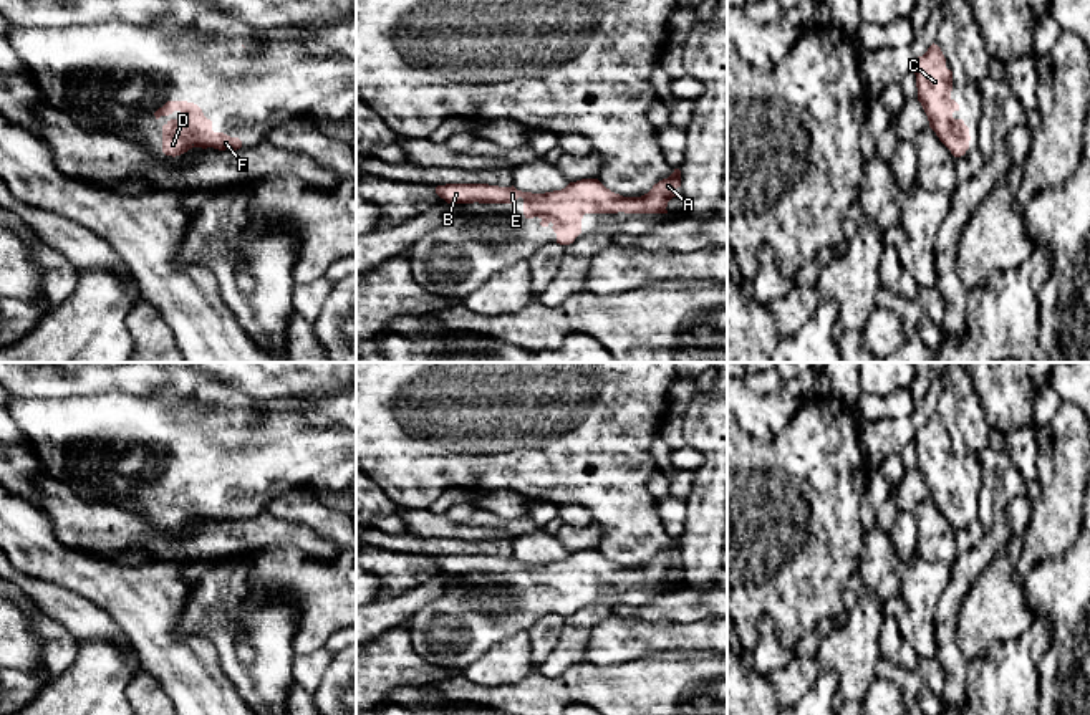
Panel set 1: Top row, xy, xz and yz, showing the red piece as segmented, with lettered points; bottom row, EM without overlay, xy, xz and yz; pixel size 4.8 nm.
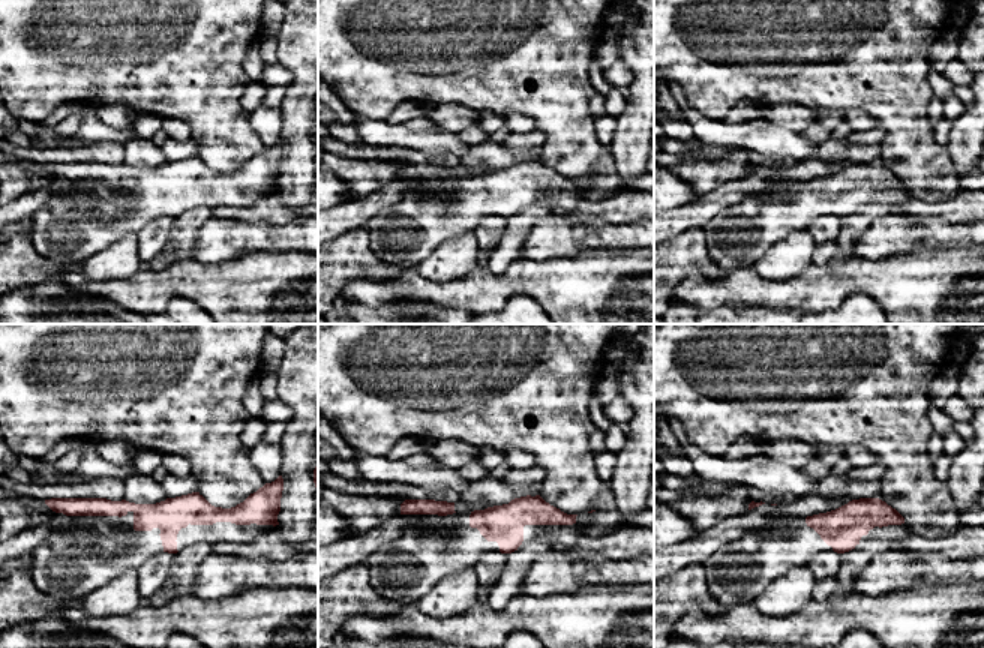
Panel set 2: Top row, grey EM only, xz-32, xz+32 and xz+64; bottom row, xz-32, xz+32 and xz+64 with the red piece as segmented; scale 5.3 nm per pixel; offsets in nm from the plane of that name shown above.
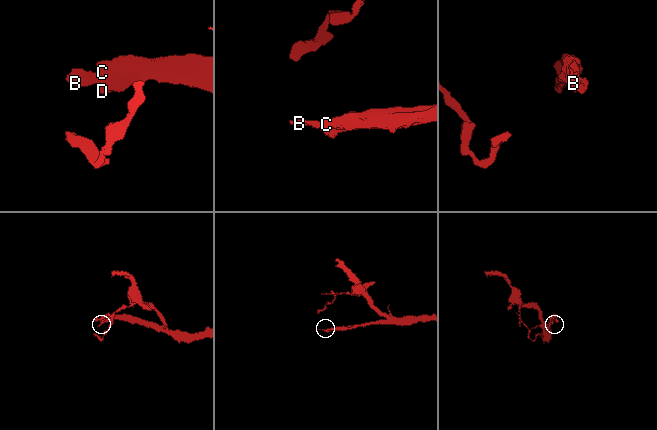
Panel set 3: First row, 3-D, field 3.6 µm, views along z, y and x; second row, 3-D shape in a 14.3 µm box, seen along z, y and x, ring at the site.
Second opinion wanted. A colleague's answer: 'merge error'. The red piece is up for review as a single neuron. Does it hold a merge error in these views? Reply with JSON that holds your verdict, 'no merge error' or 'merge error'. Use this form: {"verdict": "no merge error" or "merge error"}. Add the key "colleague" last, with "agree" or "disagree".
{"verdict": "no merge error", "colleague": "disagree"}

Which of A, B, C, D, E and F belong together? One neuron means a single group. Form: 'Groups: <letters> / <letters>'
Groups: A B C D E F

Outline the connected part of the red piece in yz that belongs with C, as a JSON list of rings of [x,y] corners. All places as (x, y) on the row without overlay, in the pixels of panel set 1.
[[[931,415],[914,434],[918,472],[921,473],[929,498],[954,528],[961,528],[969,520],[969,498],[962,490],[954,490],[953,483],[959,475],[951,468],[953,442],[946,439],[946,429],[938,415]]]

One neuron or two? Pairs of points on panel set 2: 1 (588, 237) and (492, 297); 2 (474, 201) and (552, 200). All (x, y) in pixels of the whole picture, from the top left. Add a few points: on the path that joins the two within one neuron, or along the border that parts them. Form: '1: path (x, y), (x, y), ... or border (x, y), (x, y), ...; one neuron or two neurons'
1: border (591, 248), (566, 257), (524, 258); two neurons
2: path (494, 195), (533, 195); one neuron

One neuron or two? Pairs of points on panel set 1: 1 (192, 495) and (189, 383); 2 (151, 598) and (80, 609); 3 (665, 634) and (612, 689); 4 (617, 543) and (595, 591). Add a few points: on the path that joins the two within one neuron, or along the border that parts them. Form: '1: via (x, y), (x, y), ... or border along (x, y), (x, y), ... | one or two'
1: border along (168, 384), (178, 396), (197, 399), (204, 406) | two
2: border along (63, 588), (98, 604), (125, 634) | two
3: border along (680, 649), (653, 651), (638, 659), (603, 666) | two
4: border along (597, 548), (623, 566), (643, 566), (650, 560) | two

